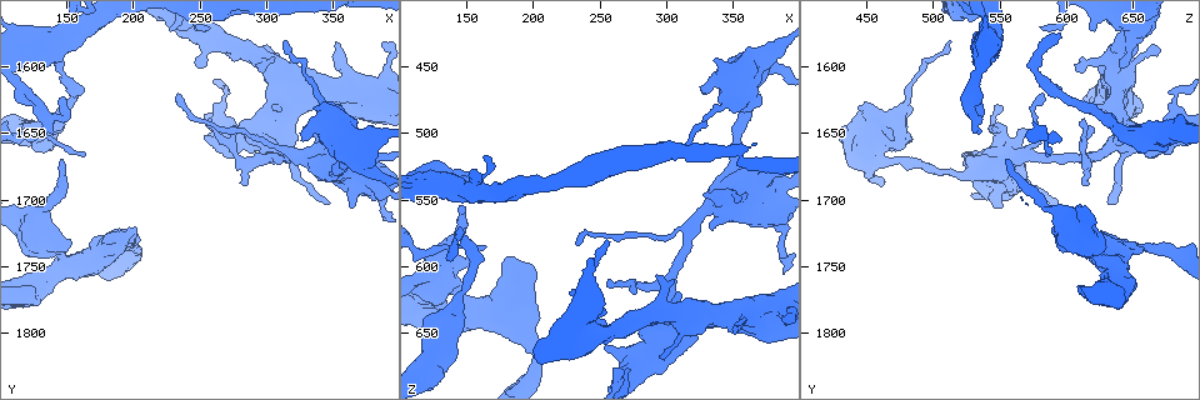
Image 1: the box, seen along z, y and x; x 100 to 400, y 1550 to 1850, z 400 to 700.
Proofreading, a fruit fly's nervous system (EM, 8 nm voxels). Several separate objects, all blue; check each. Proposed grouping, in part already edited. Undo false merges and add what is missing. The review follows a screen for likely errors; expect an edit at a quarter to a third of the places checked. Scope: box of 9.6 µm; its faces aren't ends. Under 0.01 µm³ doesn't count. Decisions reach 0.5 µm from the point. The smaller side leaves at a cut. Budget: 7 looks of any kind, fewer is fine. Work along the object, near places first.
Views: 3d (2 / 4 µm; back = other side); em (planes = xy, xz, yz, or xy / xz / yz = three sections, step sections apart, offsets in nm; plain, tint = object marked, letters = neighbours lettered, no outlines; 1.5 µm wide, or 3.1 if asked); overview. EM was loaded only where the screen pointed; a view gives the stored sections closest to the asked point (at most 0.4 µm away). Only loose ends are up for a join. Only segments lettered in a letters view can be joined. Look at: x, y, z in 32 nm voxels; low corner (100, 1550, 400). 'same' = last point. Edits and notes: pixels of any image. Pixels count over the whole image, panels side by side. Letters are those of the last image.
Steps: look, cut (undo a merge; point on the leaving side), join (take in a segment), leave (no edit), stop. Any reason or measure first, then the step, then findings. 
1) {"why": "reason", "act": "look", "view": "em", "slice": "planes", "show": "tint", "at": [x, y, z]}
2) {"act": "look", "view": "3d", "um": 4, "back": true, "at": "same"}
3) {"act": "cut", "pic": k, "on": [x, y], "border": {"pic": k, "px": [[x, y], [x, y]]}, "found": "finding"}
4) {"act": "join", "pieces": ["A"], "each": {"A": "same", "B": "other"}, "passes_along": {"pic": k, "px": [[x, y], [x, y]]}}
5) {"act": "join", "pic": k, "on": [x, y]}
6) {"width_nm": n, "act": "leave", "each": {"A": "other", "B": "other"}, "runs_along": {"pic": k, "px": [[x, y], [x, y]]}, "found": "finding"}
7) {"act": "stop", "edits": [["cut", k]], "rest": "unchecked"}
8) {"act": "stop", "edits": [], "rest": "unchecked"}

{"act": "look", "view": "em", "slice": "planes", "show": "tint", "at": [352, 1678, 514]}

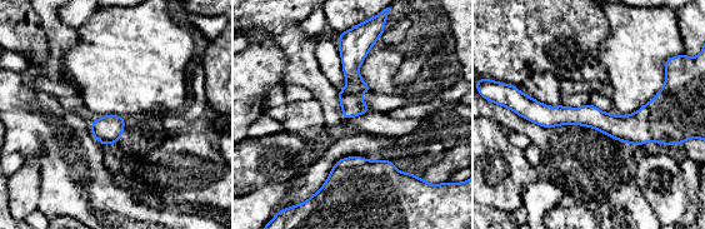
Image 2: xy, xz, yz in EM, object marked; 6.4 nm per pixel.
{"why": "what lies round it", "act": "look", "view": "em", "slice": "planes", "show": "letters", "at": "same"}

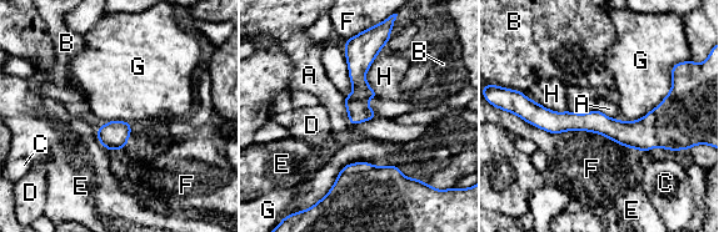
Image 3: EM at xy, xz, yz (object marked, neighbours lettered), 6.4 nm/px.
{"act": "leave", "each": {"A": "other", "B": "other", "C": "other", "D": "other", "E": "other", "F": "other", "G": "other", "H": "other"}, "runs_along": {"pic": 3, "px": [[524, 110], [614, 130], [674, 122]]}, "found": "continuous, no second neuron"}

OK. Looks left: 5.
{"act": "look", "view": "3d", "um": 4, "at": [346, 1704, 636]}

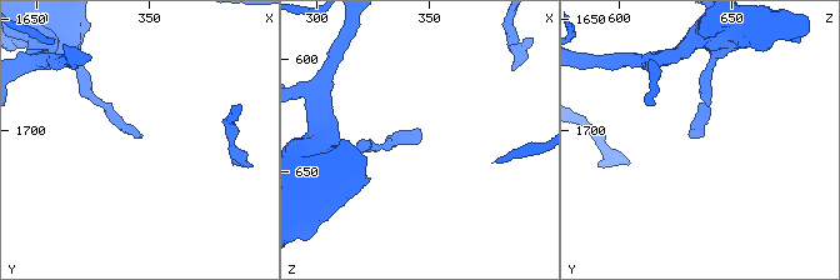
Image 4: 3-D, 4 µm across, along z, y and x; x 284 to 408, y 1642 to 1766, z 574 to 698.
{"why": "need the tissue", "act": "look", "view": "em", "slice": "planes", "show": "letters", "at": [346, 1702, 634]}

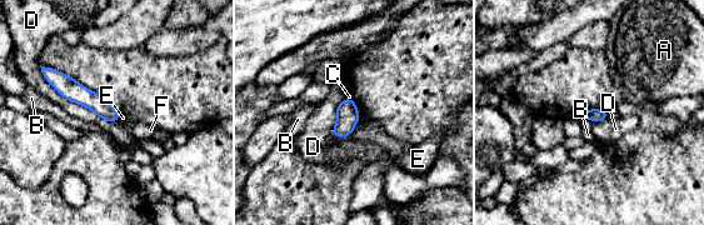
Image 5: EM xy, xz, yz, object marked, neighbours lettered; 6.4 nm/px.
{"width_nm": 80, "act": "leave", "each": {"A": "other", "B": "other", "C": "other", "D": "other", "E": "other", "F": "other"}, "runs_along": {"pic": 5, "px": [[50, 76], [95, 101], [115, 118]]}, "found": "none of them fits"}

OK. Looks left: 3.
{"why": "thick end", "act": "look", "view": "3d", "um": 2, "at": [248, 1600, 640]}

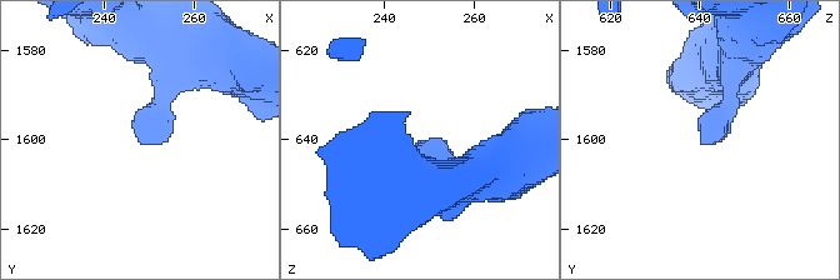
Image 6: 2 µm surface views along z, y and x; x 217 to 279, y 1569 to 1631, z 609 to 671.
{"act": "look", "view": "em", "slice": "yz", "step": 8, "show": "tint", "at": [247, 1600, 641]}

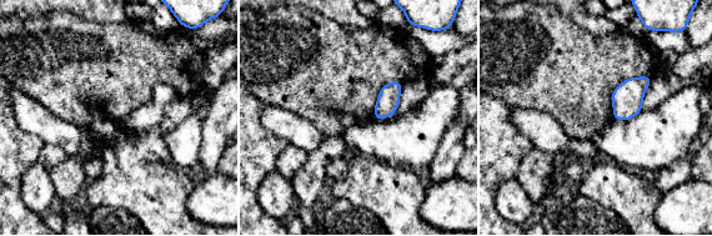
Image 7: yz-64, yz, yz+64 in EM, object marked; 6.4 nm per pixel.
{"act": "look", "view": "em", "slice": "planes", "show": "letters", "at": "same"}

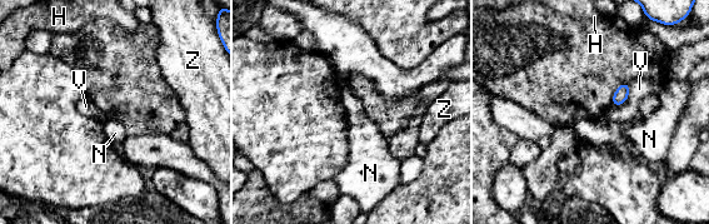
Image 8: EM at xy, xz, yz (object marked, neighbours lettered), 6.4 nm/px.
{"longest_contact_nm": ["V", 190], "act": "leave", "each": {"H": "other", "N": "other", "V": "other", "Z": "other"}, "border": {"pic": 8, "px": [[629, 81], [628, 98], [613, 105]]}, "found": "none of them fits"}

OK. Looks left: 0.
{"act": "stop", "edits": [], "rest": "unchecked"}

